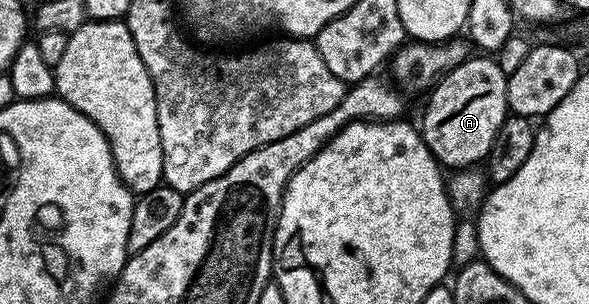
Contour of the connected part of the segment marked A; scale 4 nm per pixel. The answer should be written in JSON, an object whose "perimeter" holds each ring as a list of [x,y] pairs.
{"perimeter":[[[484,54],[473,55],[444,73],[426,99],[428,105],[424,108],[422,127],[424,141],[437,161],[444,166],[449,164],[452,170],[479,165],[488,155],[498,126],[502,126],[504,117],[510,112],[508,77],[495,59]]]}

